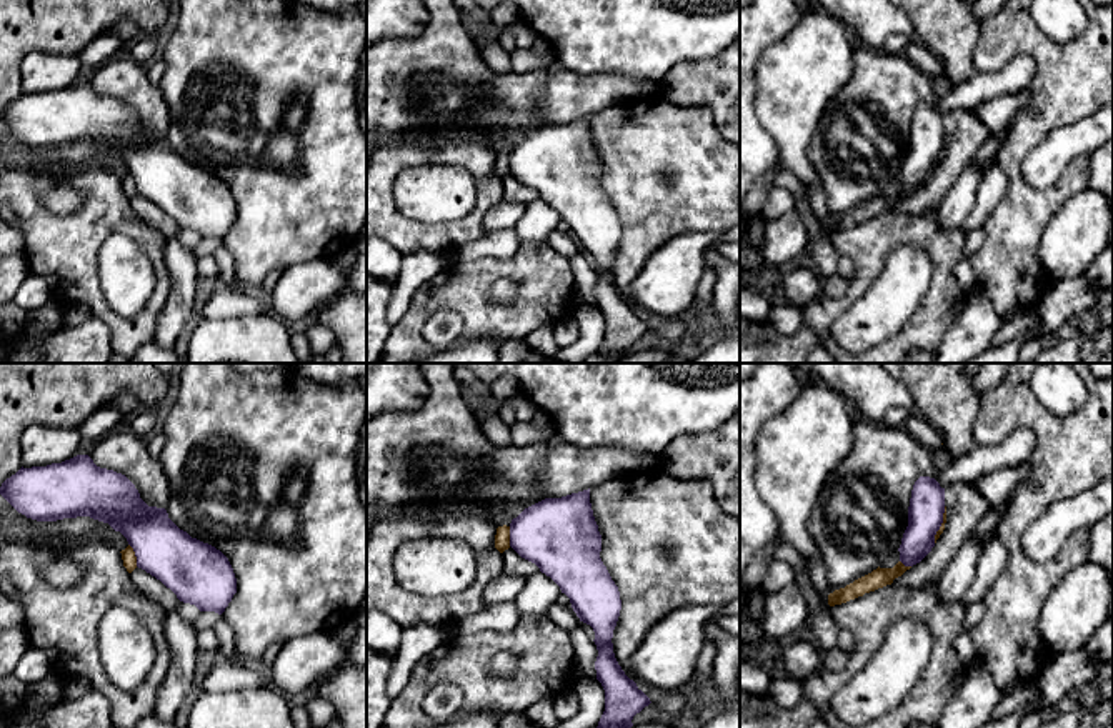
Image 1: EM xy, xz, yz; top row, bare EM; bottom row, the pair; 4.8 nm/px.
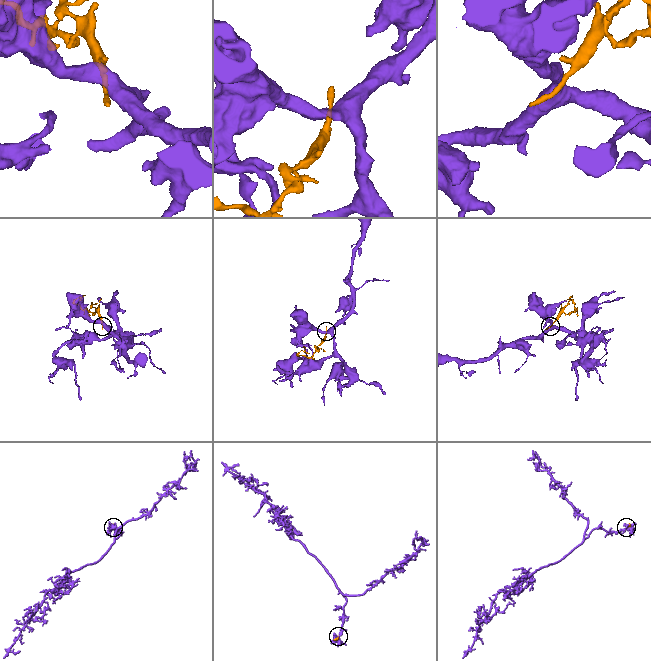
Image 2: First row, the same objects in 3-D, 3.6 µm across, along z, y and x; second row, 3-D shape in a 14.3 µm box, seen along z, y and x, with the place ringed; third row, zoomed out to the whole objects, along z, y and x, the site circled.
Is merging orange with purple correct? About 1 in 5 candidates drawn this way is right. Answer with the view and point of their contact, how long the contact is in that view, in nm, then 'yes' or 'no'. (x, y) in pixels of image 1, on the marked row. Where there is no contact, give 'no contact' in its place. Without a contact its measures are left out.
xy (134, 555) | 120 nm | no

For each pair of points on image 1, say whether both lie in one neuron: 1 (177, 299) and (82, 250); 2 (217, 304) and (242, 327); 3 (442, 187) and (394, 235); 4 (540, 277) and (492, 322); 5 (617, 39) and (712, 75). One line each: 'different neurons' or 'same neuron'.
1: different neurons
2: different neurons
3: different neurons
4: same neuron
5: different neurons

